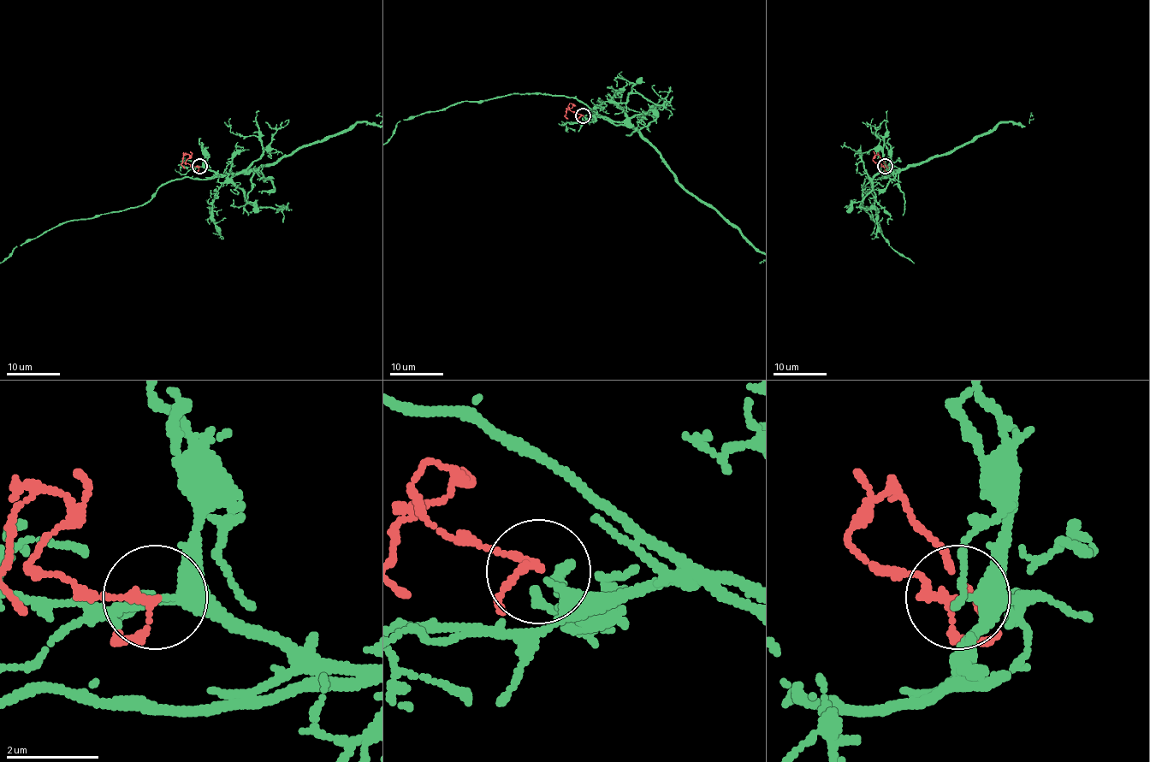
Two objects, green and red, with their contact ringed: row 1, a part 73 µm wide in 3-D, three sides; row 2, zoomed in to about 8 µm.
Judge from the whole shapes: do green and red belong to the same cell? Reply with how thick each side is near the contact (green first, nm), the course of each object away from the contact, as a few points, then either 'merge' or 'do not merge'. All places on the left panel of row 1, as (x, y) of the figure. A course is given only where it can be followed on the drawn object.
240 nm thick on the green side, 130 nm on the other; green runs (199, 167), (215, 174), (174, 179), (143, 204), (64, 221), (26, 240); red runs (199, 167), (185, 162), (189, 156), (186, 155), (182, 160), (185, 168); merge

